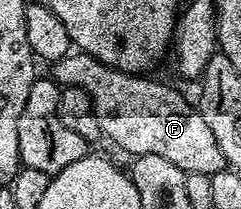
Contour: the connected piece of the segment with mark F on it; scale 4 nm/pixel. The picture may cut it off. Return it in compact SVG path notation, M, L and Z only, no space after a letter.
M72 50L65 58L54 61L50 65L50 75L56 84L63 88L80 88L85 90L97 110L97 116L101 122L101 130L106 139L111 139L123 152L128 152L128 157L134 158L145 154L157 154L173 162L182 172L193 174L217 174L225 167L221 146L217 146L217 138L213 136L213 130L209 128L209 122L203 117L202 111L195 108L175 88L162 84L159 80L146 80L148 77L134 72L122 72L97 58L93 58L88 52Z

